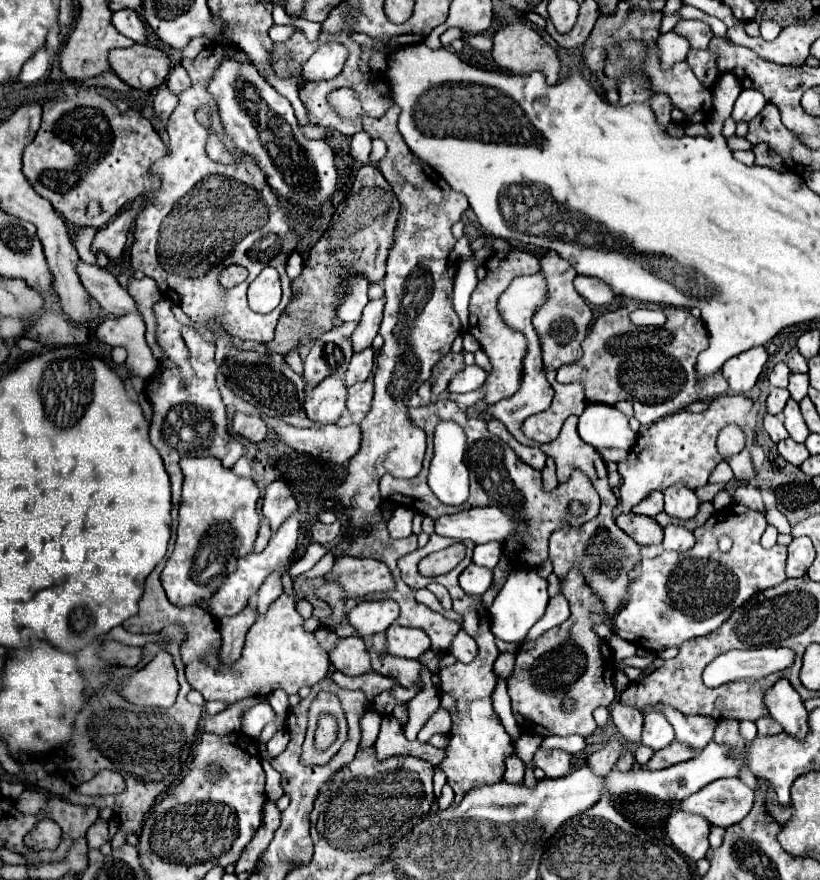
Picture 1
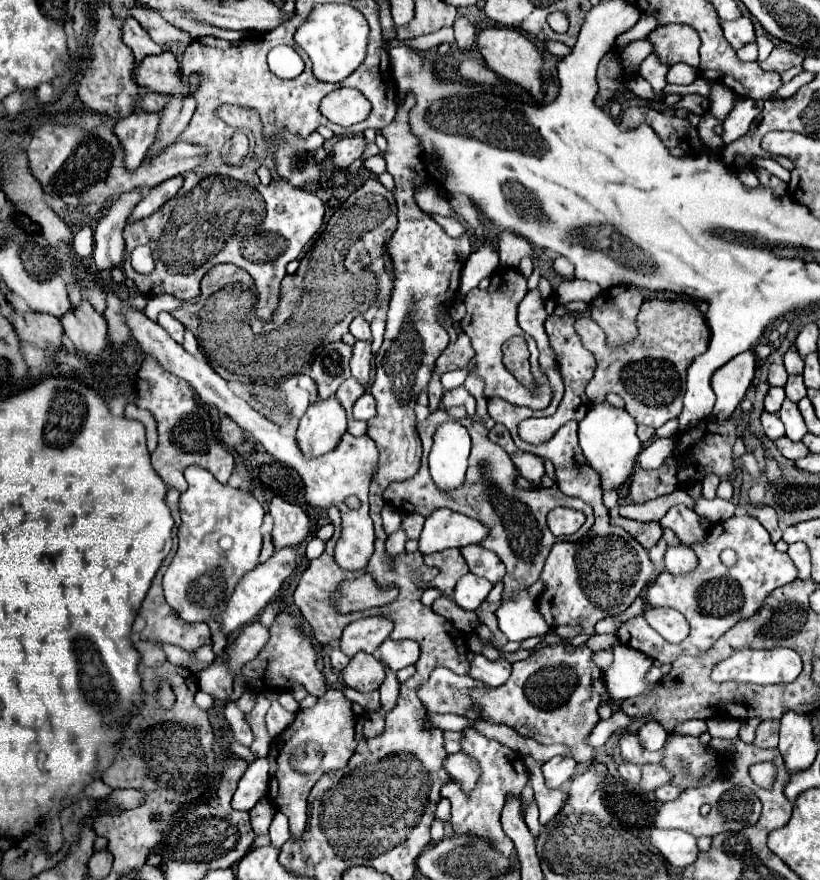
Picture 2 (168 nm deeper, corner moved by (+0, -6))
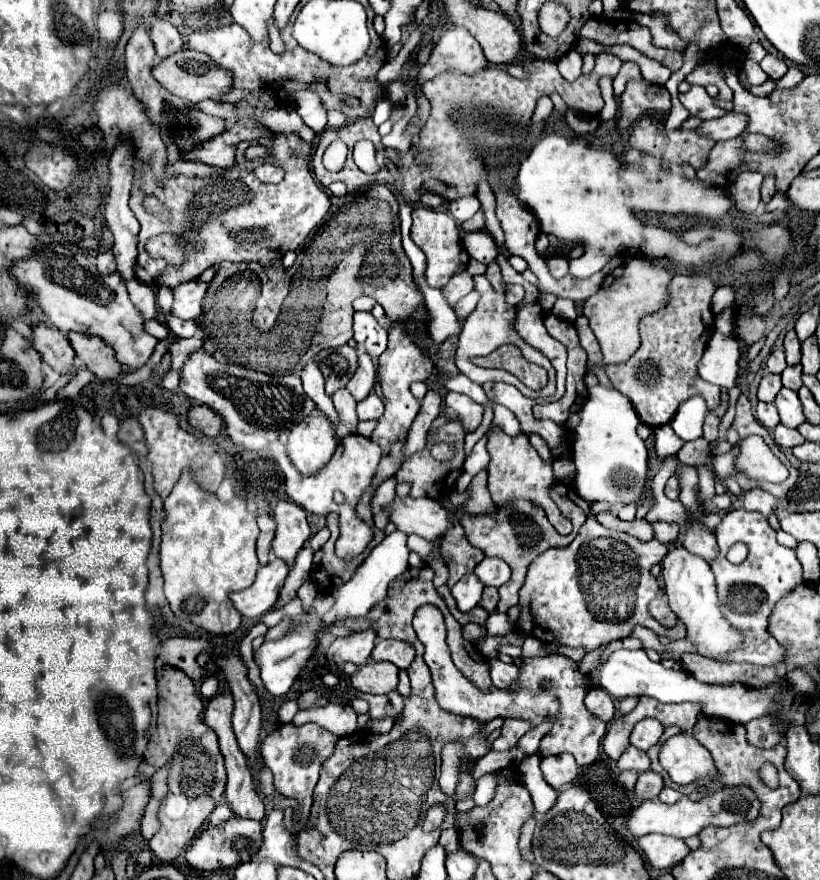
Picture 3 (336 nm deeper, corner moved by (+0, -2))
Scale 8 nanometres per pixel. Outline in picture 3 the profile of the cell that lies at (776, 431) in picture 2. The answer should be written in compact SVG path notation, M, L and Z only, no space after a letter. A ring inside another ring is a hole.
M758 402L756 416L758 416L758 420L760 420L768 430L772 430L772 428L780 422L780 418L778 418L778 410L776 410L776 406L774 406L774 404Z

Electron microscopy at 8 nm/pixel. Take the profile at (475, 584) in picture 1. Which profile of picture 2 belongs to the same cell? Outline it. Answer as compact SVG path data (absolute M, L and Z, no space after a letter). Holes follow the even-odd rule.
M468 572L458 580L454 588L454 602L464 610L476 610L490 594L490 590L492 590L490 582Z

